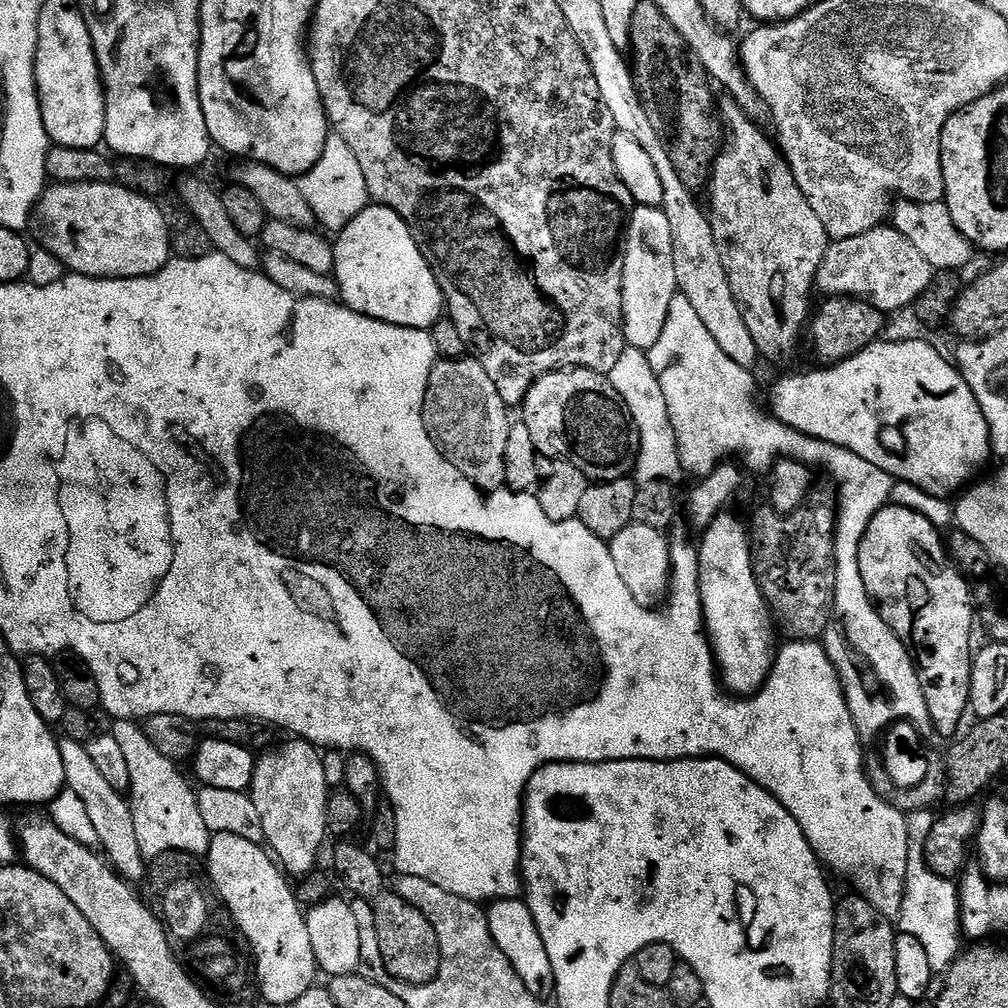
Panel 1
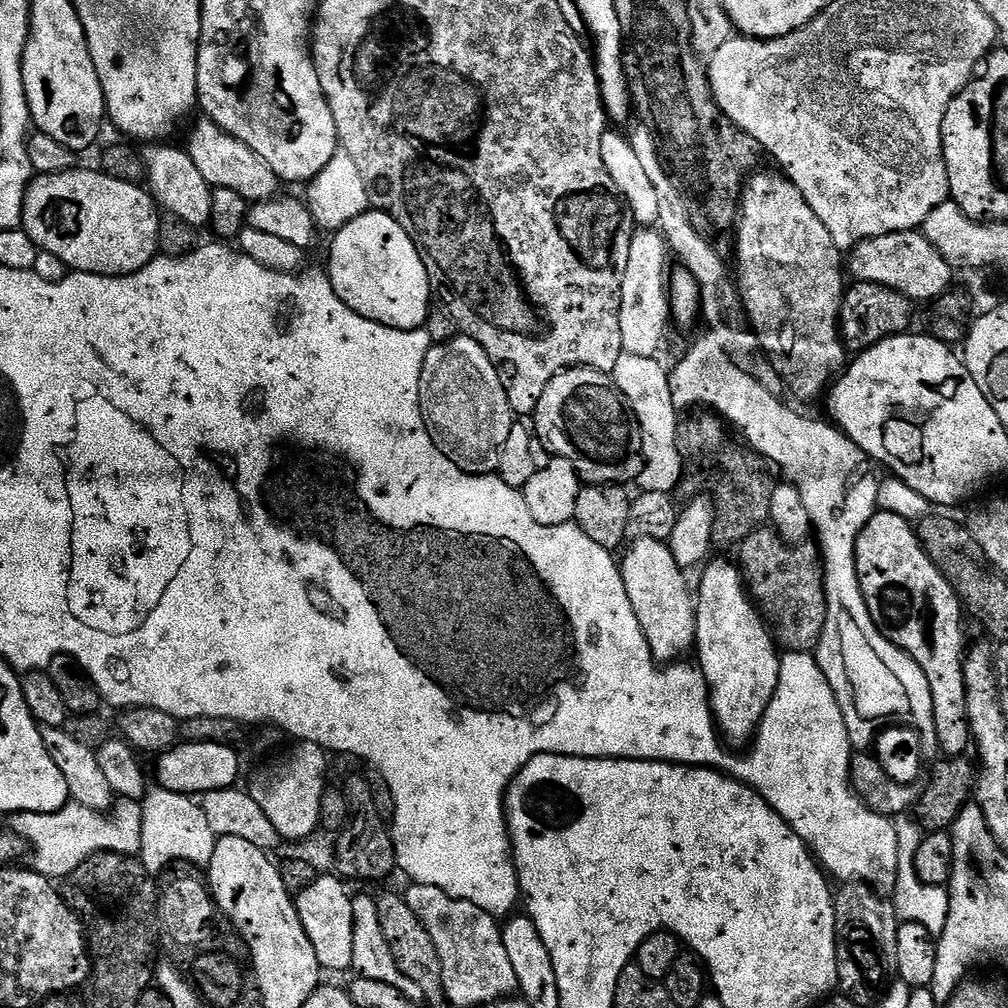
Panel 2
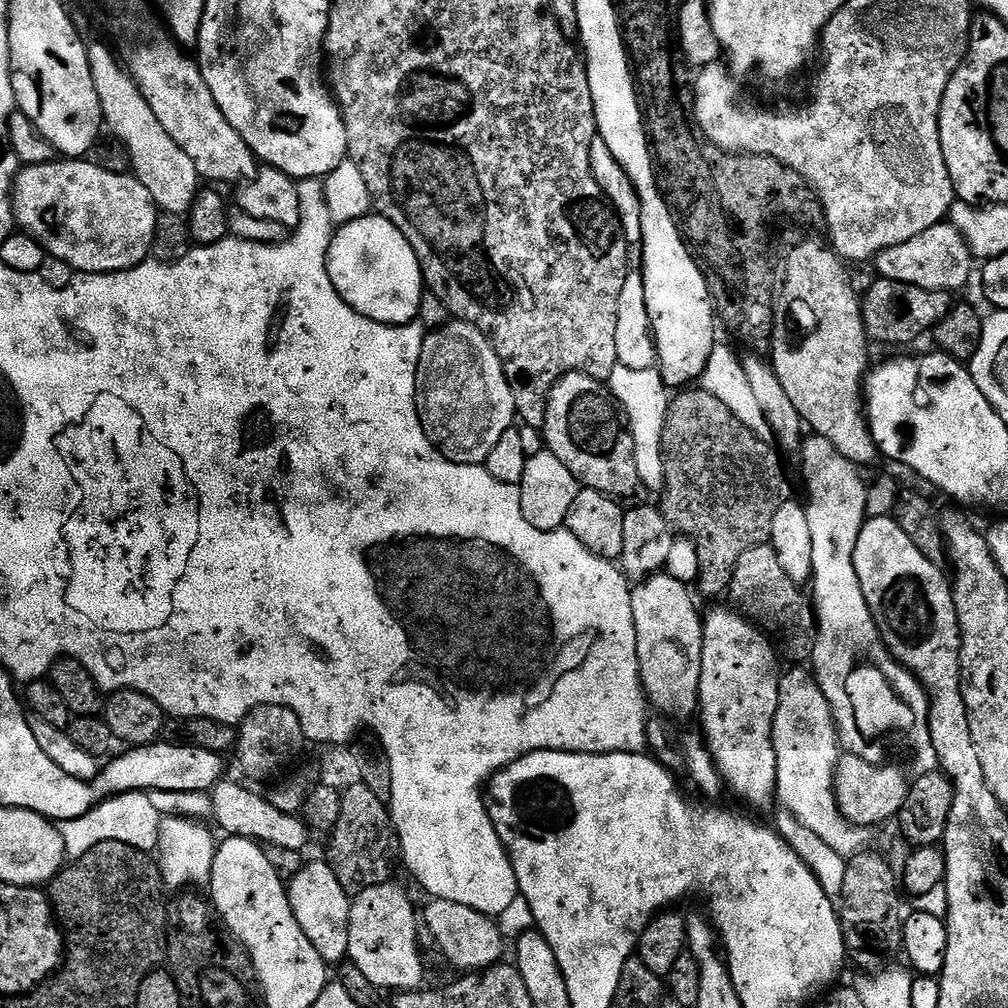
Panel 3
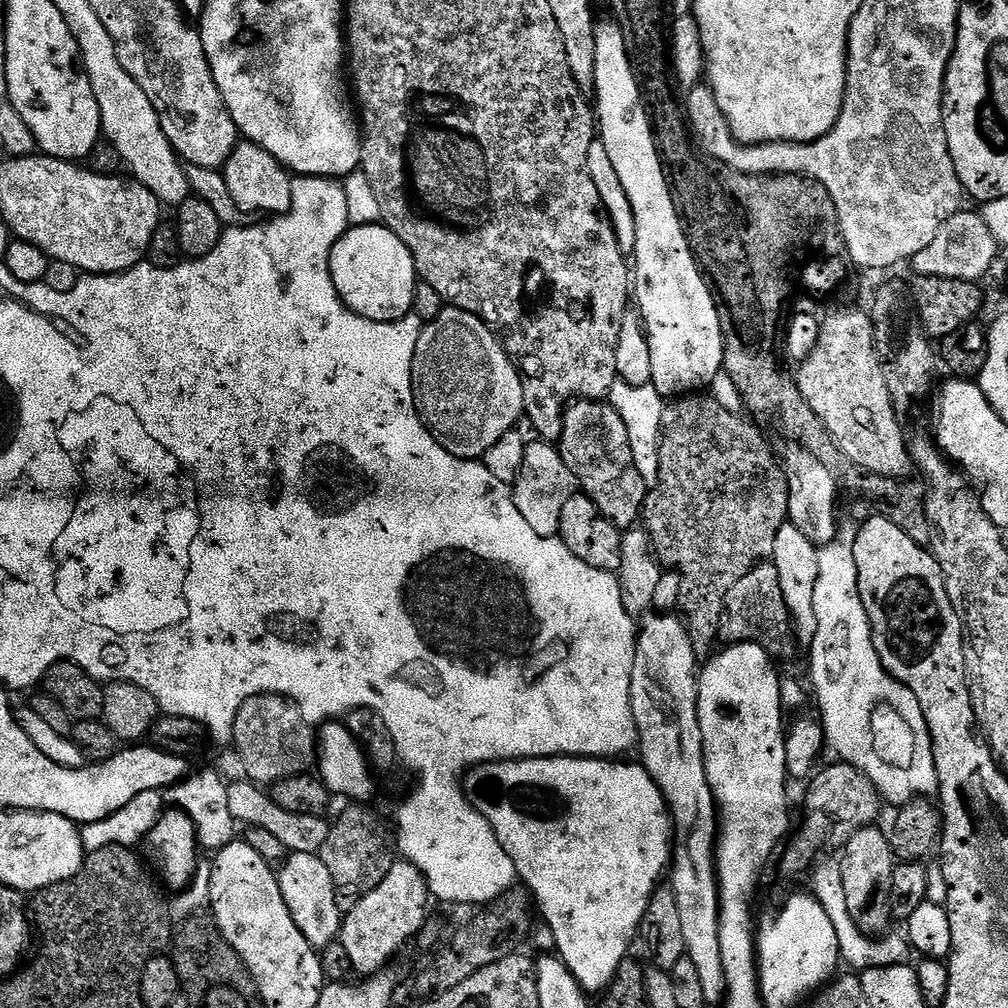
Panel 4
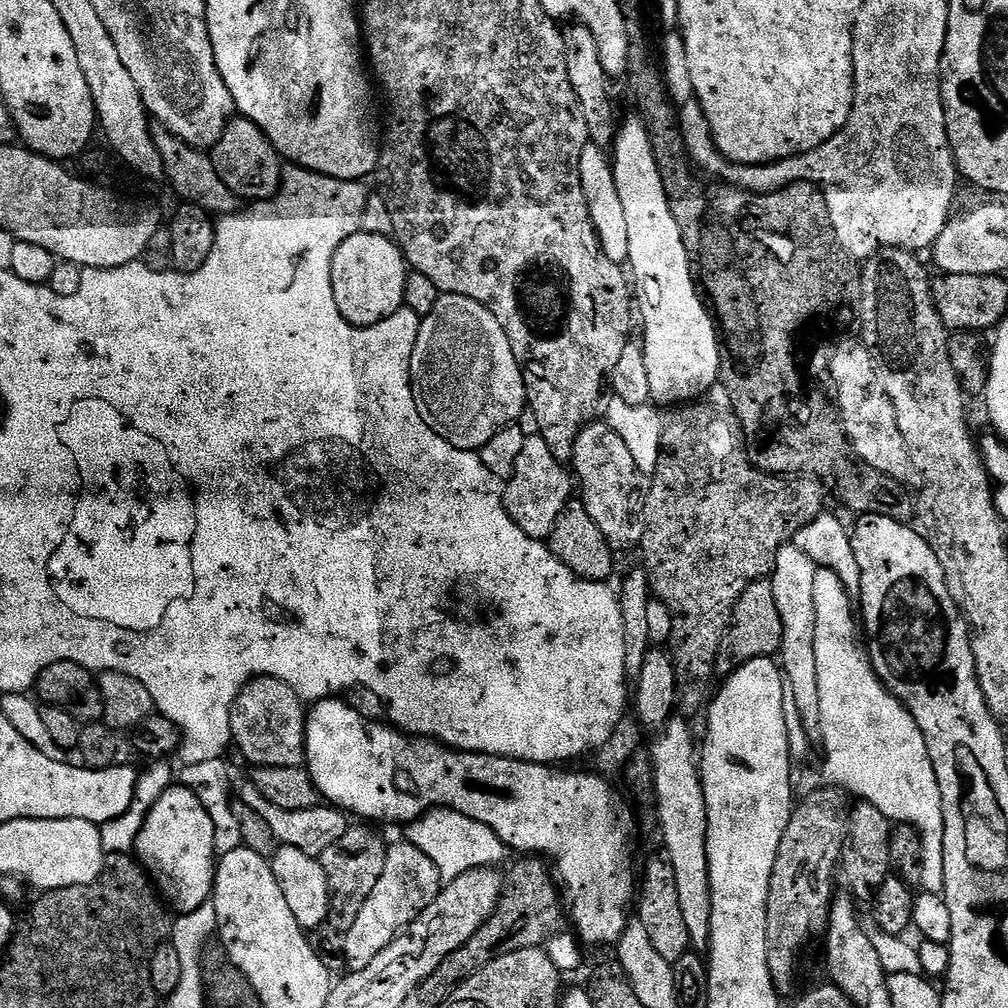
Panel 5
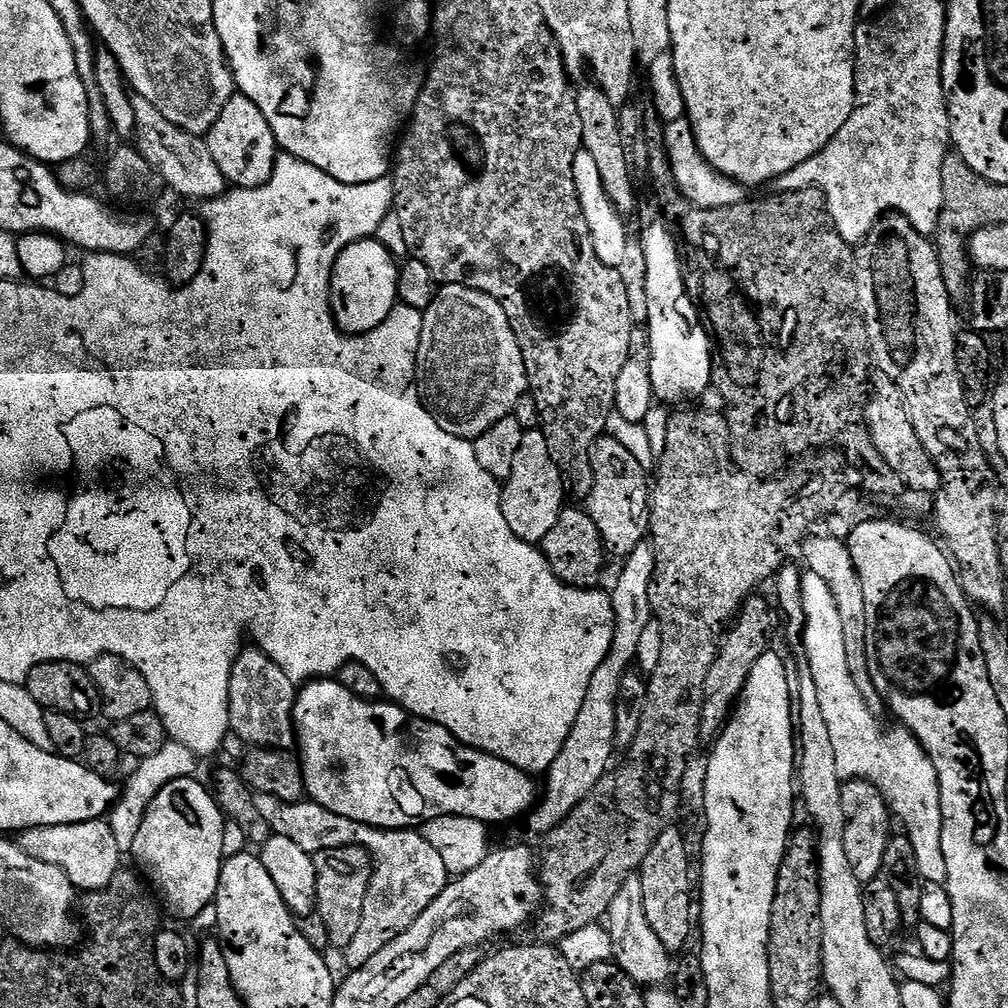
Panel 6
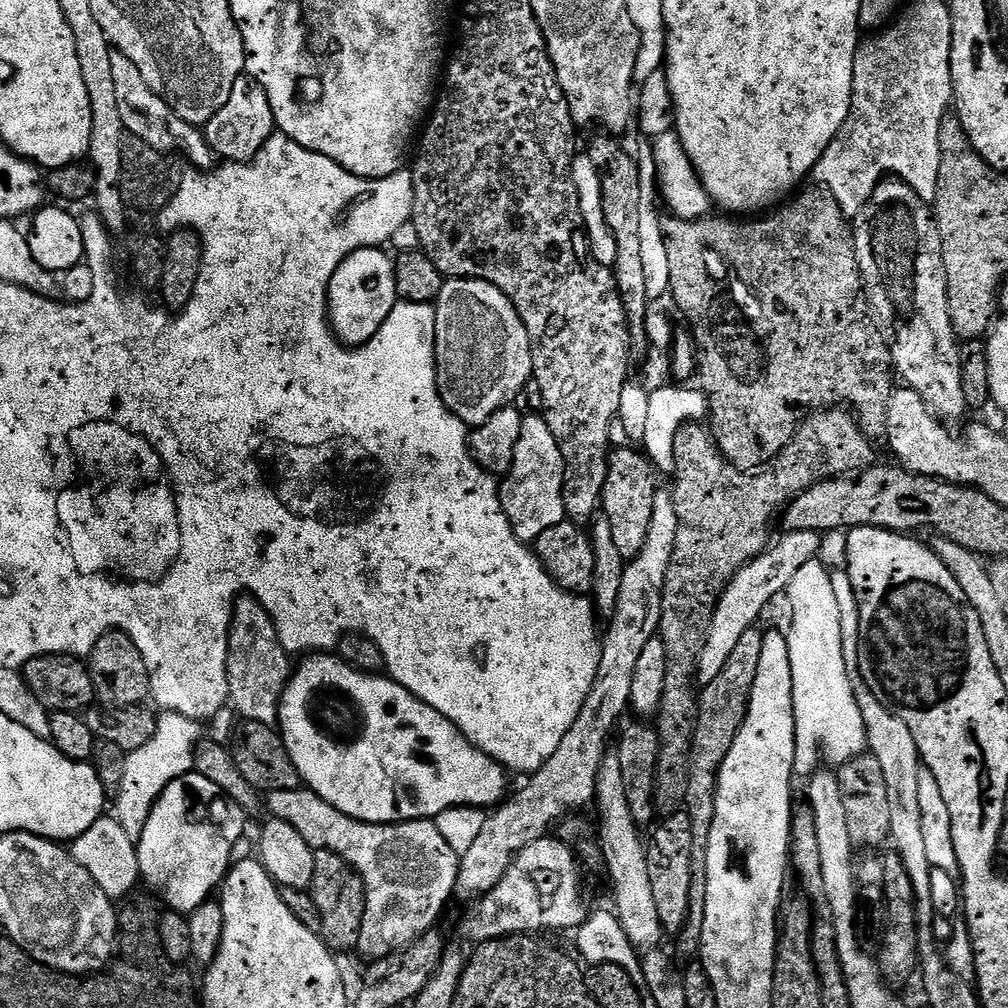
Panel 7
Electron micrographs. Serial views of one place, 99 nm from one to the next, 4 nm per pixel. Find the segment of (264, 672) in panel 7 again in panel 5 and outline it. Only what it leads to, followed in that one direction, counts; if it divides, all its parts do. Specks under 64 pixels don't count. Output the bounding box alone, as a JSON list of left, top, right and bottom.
[230,676,306,768]

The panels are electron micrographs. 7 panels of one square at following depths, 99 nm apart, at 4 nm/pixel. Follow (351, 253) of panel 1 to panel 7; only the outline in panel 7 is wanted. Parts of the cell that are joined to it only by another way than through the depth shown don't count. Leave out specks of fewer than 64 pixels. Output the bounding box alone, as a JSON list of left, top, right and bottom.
[328,248,397,346]

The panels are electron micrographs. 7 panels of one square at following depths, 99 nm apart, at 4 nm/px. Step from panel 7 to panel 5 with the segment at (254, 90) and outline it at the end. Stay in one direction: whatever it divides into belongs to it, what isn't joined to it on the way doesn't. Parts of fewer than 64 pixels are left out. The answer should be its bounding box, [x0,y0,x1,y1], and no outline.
[210,118,282,202]

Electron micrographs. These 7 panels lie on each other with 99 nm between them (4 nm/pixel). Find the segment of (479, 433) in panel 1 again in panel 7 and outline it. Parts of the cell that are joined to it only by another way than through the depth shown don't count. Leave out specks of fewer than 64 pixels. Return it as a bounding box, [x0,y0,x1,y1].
[434,279,533,426]

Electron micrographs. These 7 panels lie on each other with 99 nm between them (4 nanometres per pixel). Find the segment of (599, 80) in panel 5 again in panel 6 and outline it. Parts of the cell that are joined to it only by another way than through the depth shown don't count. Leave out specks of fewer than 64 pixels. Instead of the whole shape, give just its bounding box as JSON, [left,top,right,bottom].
[576,82,636,218]

